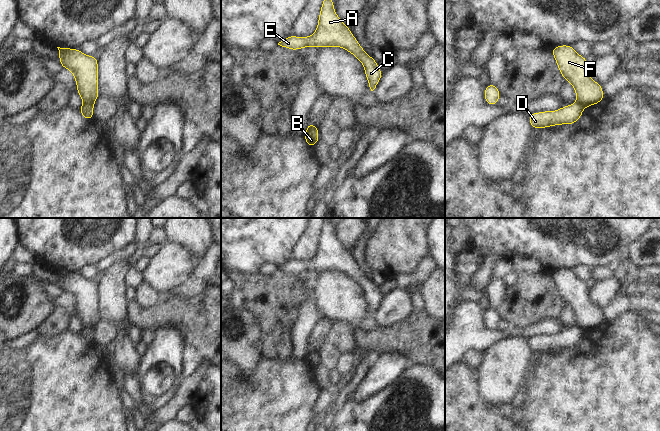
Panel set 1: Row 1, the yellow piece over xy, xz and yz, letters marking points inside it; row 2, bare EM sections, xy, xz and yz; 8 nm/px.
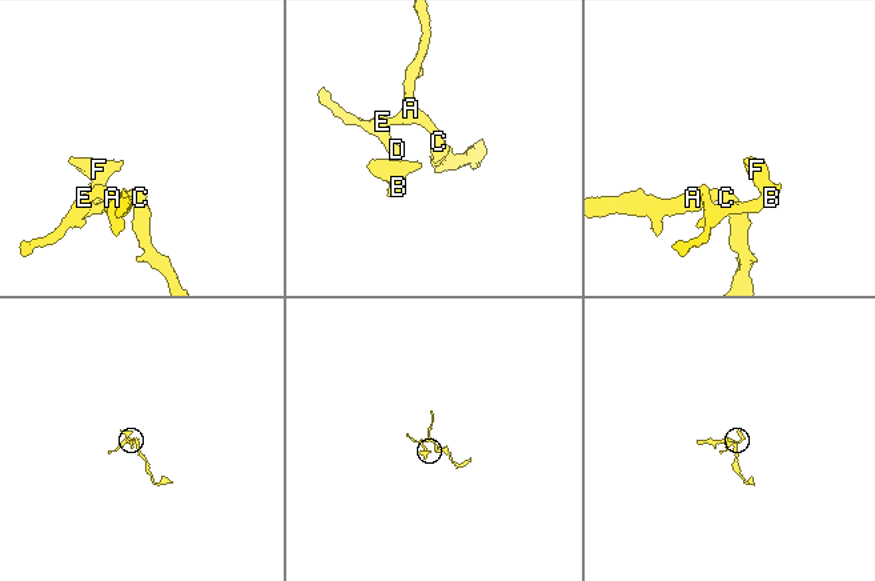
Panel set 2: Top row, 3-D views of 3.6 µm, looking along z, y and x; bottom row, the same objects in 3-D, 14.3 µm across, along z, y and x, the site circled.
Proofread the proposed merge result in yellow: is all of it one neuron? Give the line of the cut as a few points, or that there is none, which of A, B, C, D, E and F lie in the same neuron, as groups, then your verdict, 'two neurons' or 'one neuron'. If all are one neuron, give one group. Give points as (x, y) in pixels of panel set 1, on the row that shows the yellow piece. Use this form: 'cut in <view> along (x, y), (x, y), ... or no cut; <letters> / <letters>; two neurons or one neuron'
cut in xy along (83, 102), (93, 105); A C D E / B F; two neurons

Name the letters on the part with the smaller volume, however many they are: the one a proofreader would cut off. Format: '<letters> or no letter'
B, F

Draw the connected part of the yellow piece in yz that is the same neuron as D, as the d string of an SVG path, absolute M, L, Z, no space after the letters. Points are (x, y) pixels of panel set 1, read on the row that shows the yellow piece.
M580 103L563 106L556 111L529 113L528 119L533 129L542 129L556 125L574 124L578 122L584 107Z

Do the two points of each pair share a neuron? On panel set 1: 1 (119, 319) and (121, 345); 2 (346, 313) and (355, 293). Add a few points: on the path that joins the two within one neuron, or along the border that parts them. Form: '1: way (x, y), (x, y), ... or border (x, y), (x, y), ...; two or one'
1: border (126, 331), (116, 332); two
2: way (346, 308), (346, 302), (350, 298); one

